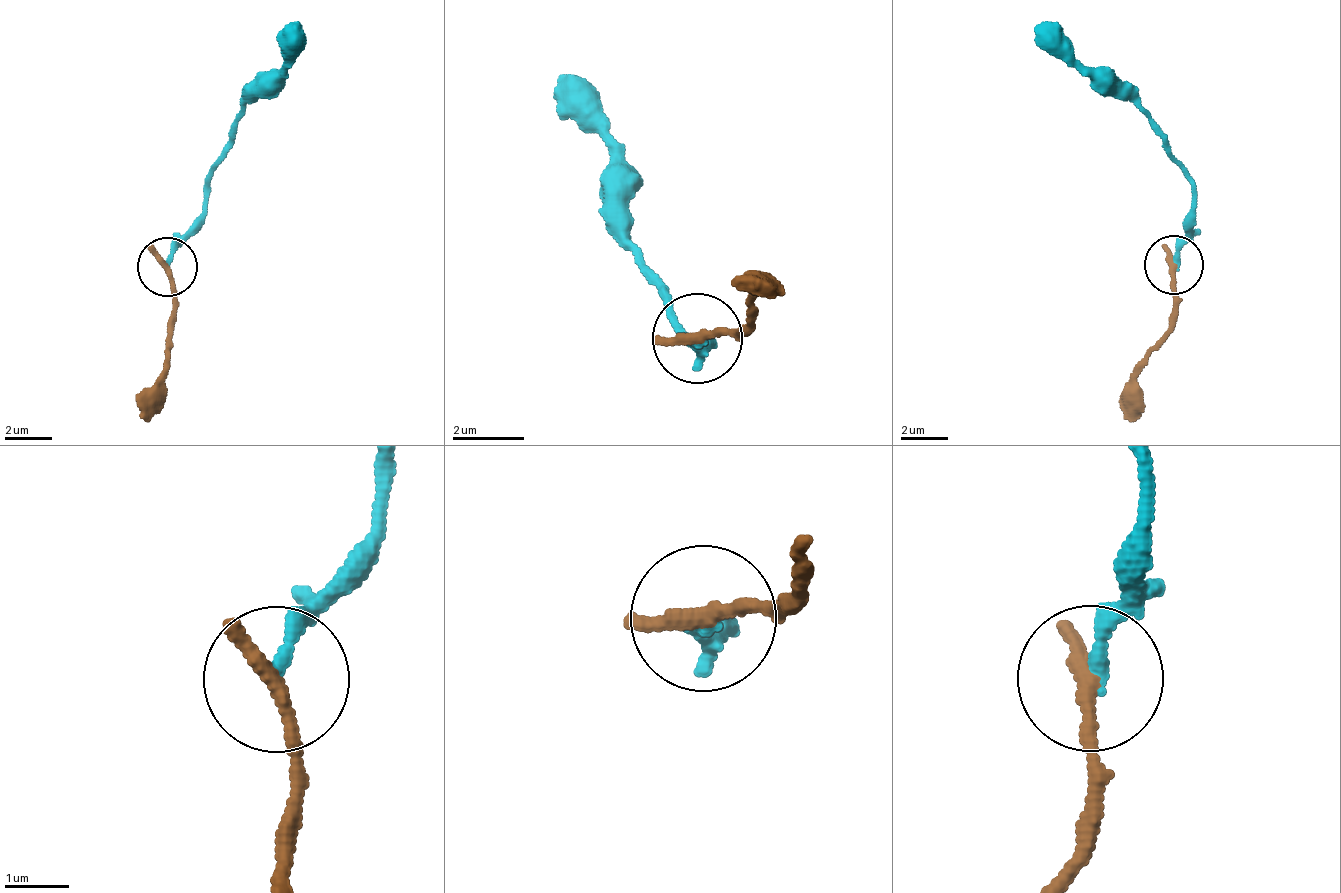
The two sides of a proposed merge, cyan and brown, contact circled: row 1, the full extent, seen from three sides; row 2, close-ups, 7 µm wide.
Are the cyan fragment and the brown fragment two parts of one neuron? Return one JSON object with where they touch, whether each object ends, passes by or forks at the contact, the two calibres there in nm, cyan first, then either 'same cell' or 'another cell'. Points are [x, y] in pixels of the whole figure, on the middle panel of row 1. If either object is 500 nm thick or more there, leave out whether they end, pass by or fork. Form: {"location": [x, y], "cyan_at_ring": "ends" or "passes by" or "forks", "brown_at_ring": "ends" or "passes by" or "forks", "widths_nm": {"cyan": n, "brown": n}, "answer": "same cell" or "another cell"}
{"location": [697, 338], "cyan_at_ring": "ends", "brown_at_ring": "ends", "widths_nm": {"cyan": 240, "brown": 320}, "answer": "another cell"}

